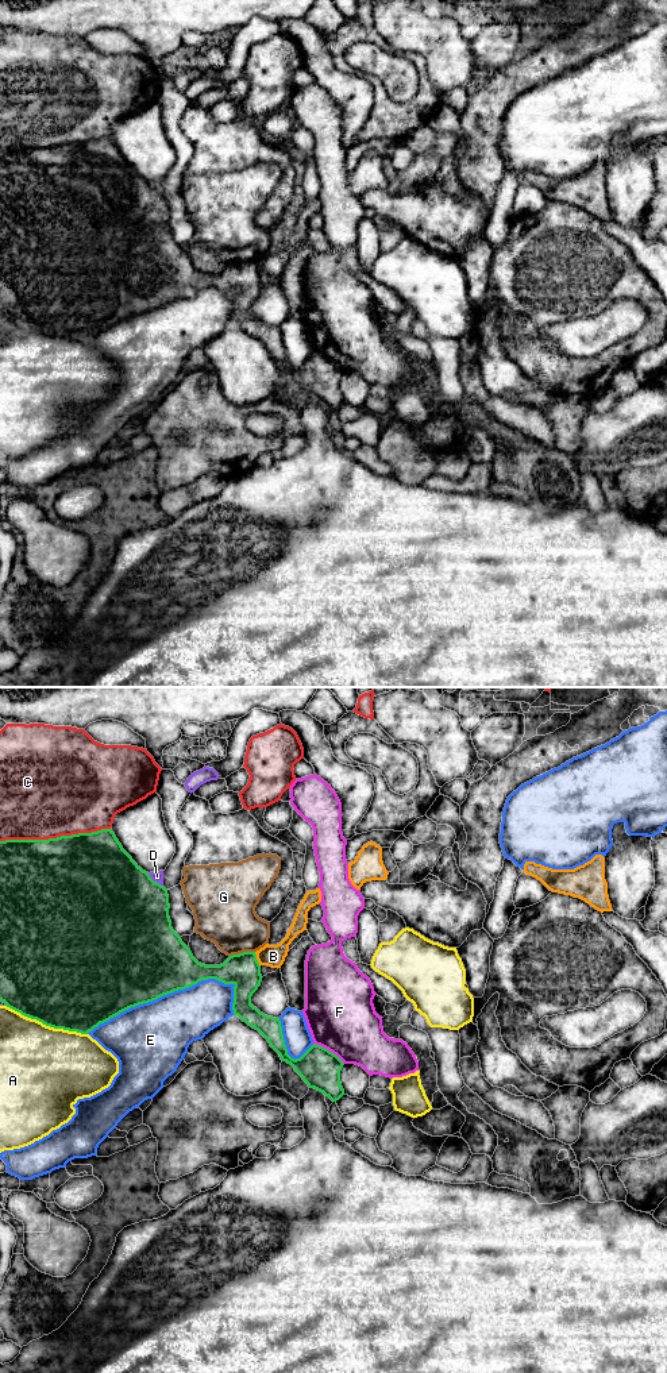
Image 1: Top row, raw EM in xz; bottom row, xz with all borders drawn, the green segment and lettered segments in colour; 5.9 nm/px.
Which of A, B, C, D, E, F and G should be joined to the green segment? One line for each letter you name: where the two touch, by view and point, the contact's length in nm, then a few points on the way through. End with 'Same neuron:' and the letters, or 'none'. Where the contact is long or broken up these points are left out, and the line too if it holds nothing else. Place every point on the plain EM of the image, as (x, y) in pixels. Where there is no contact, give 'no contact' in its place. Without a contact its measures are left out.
Same neuron: none

